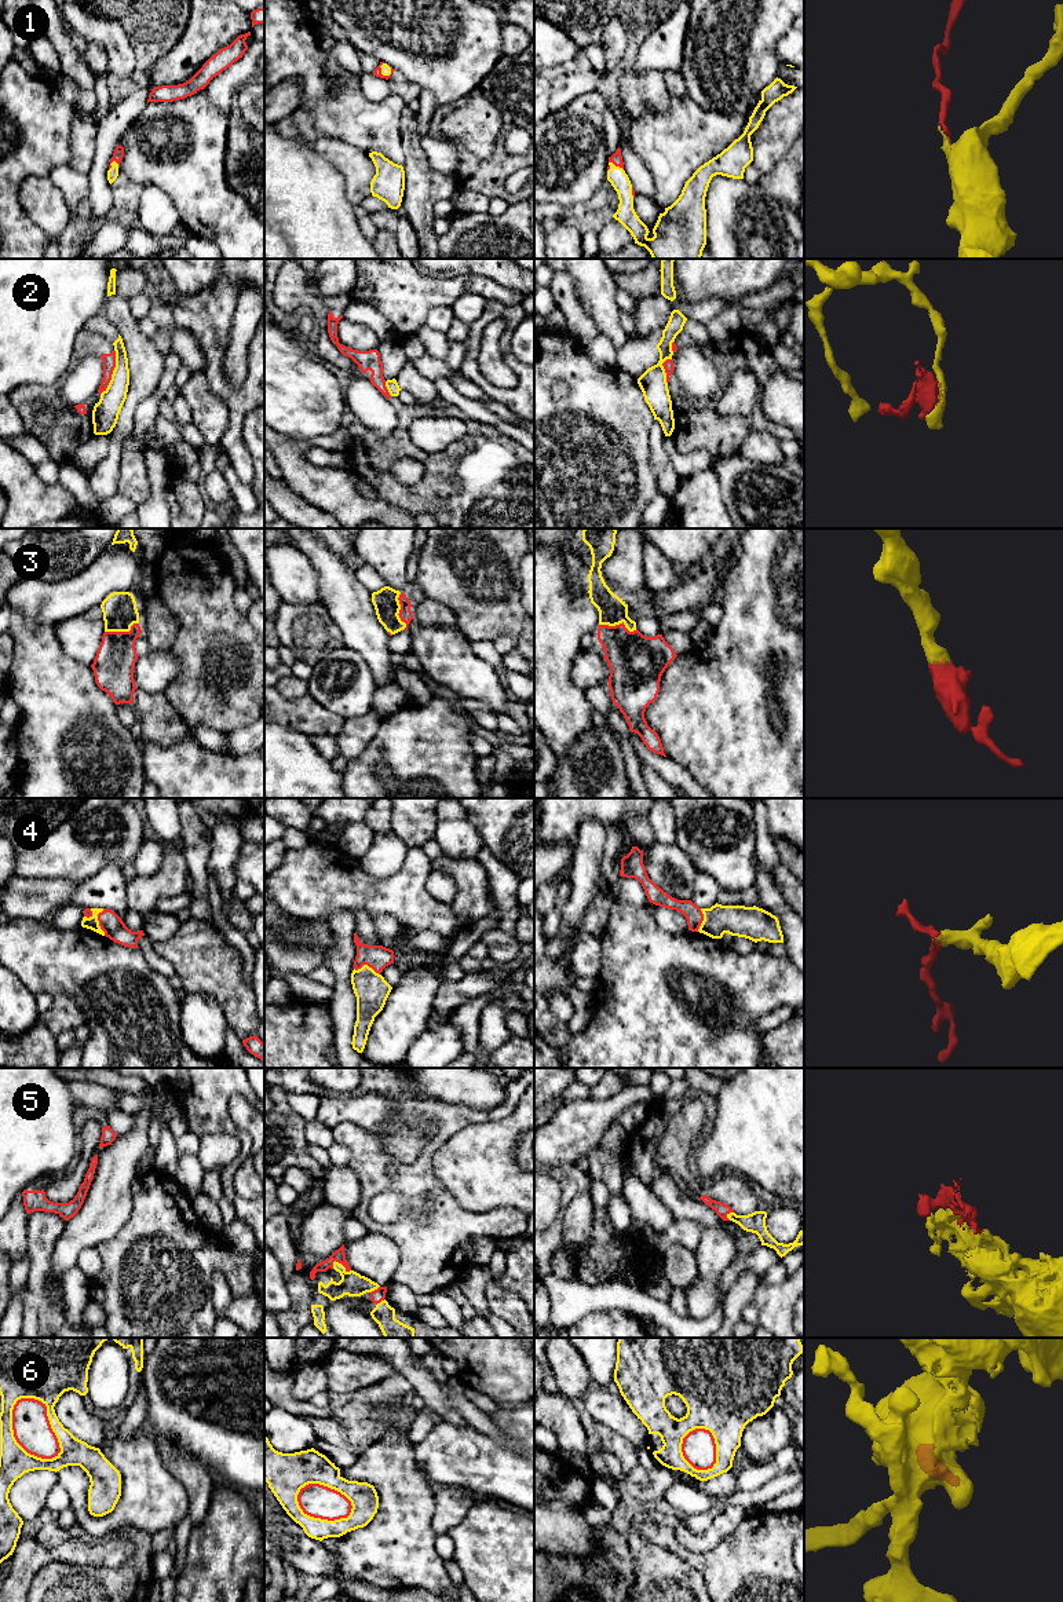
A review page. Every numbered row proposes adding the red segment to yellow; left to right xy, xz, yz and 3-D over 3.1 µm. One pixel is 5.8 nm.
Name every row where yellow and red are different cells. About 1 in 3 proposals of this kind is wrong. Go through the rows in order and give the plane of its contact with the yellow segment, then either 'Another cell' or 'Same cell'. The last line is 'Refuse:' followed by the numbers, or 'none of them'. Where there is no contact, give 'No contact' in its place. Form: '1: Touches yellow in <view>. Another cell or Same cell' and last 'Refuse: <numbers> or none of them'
1: Touches yellow in yz. Same cell
2: Touches yellow in xy. Another cell
3: Touches yellow in yz. Same cell
4: Touches yellow in xy. Same cell
5: Touches yellow in xz. Same cell
6: Touches yellow in xy. Another cell
Refuse: 2, 6

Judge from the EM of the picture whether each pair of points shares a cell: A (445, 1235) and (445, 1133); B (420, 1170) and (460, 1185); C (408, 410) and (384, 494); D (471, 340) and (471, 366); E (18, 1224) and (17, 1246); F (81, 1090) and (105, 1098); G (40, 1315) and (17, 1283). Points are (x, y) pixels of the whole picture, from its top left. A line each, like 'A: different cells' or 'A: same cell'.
A: same cell
B: different cells
C: same cell
D: same cell
E: same cell
F: same cell
G: different cells

